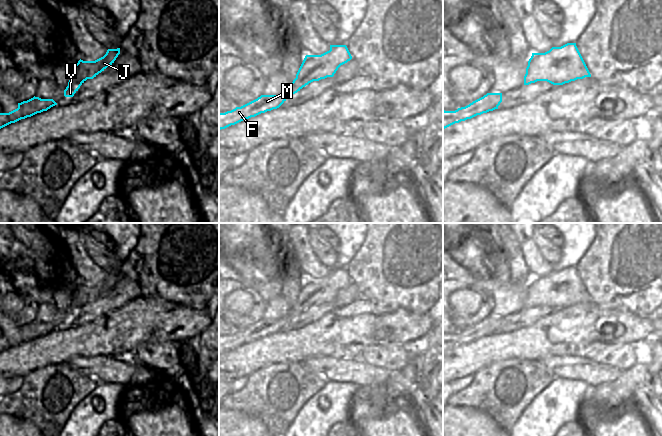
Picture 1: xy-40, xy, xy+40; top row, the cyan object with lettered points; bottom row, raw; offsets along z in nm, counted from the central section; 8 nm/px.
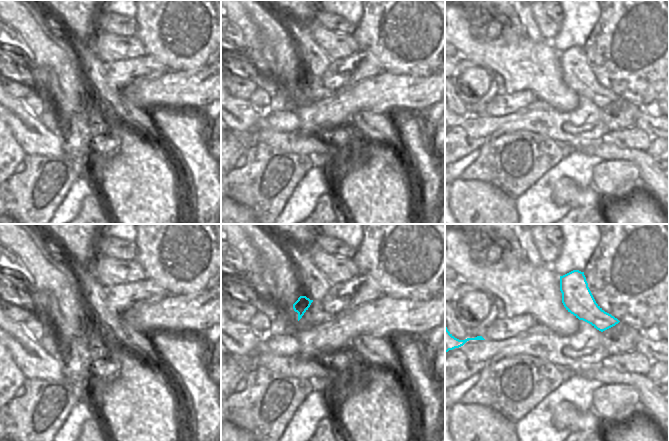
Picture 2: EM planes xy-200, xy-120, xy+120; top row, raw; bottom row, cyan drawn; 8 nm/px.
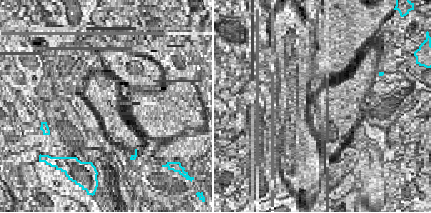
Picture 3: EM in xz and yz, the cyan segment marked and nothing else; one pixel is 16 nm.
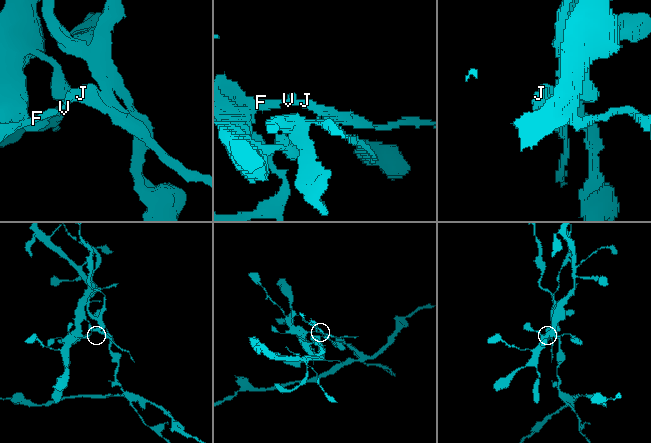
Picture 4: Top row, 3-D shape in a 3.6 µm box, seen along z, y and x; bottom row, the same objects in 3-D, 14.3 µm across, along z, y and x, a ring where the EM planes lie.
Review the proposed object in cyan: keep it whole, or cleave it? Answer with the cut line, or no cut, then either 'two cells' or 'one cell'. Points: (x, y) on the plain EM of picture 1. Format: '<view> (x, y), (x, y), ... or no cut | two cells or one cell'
xy (287, 315), (288, 320) | two cells

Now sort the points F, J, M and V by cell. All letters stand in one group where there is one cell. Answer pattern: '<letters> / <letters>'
F M / J V

